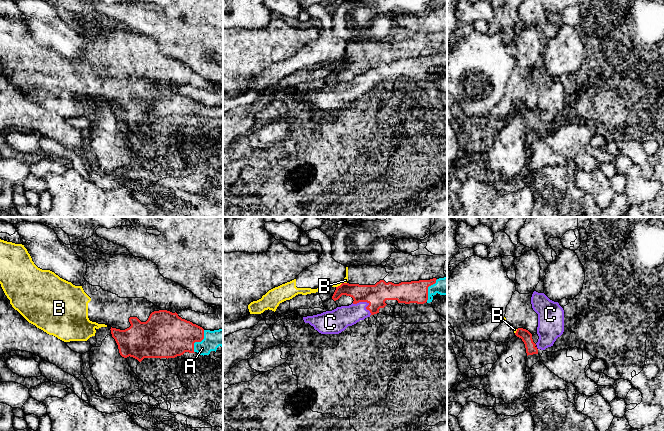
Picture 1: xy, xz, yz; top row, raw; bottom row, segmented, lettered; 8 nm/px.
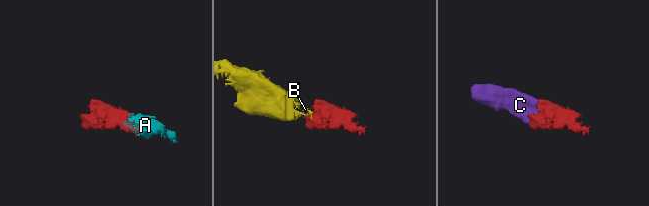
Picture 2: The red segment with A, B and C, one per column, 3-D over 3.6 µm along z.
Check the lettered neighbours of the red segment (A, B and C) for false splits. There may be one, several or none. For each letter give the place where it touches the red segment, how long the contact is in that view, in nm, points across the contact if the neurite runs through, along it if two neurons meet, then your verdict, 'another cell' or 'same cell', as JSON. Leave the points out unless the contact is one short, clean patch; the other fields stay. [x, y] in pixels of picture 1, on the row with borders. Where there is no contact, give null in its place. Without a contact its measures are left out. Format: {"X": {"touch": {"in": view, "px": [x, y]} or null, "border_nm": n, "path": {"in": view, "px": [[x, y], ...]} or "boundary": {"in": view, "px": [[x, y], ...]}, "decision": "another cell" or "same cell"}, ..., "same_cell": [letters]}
{"A": {"touch": {"in": "xy", "px": [198, 341]}, "border_nm": 200, "decision": "same cell"}, "B": {"touch": {"in": "xz", "px": [341, 284]}, "border_nm": 100, "boundary": {"in": "xz", "px": [[346, 282], [336, 287]]}, "decision": "another cell"}, "C": {"touch": {"in": "xz", "px": [365, 301]}, "border_nm": 180, "path": {"in": "xz", "px": [[376, 295], [365, 301], [352, 314], [340, 318]]}, "decision": "same cell"}, "same_cell": ["A", "C"]}

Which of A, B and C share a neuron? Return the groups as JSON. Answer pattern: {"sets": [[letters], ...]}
{"sets": [["A", "C"], ["B"]]}

